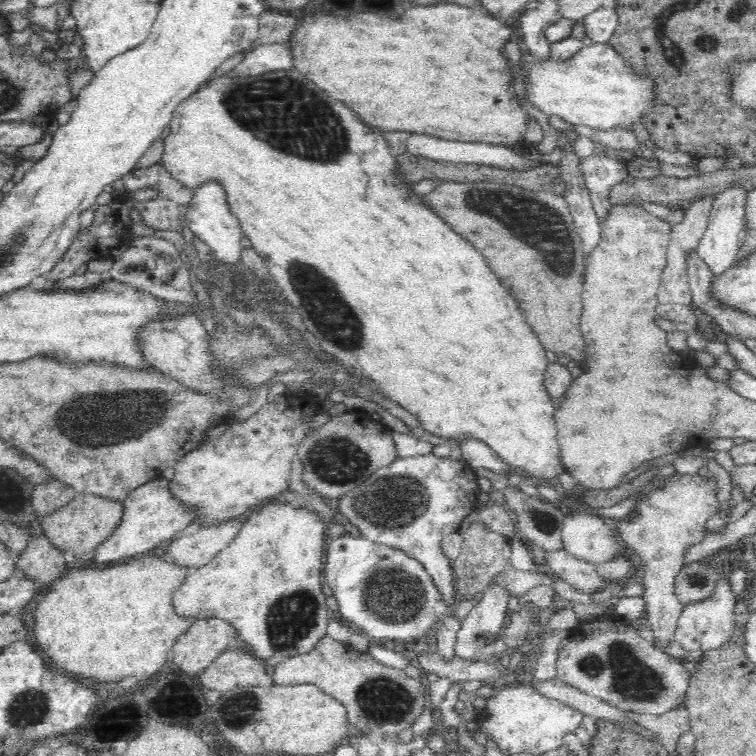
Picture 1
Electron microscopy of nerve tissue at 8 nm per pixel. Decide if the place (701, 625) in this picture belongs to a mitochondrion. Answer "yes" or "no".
no

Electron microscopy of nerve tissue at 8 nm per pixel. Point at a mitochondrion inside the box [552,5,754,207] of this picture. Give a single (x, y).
(705, 41)

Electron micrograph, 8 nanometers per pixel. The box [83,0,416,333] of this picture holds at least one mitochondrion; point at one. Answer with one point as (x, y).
(319, 135)

